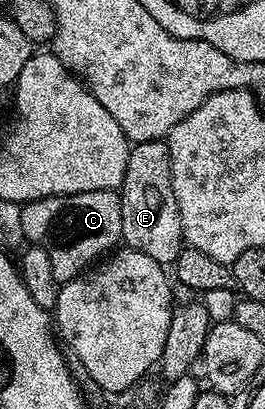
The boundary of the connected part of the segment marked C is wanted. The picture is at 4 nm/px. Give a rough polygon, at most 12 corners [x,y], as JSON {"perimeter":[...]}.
{"perimeter":[[114,189],[43,197],[20,214],[54,279],[122,241]]}

